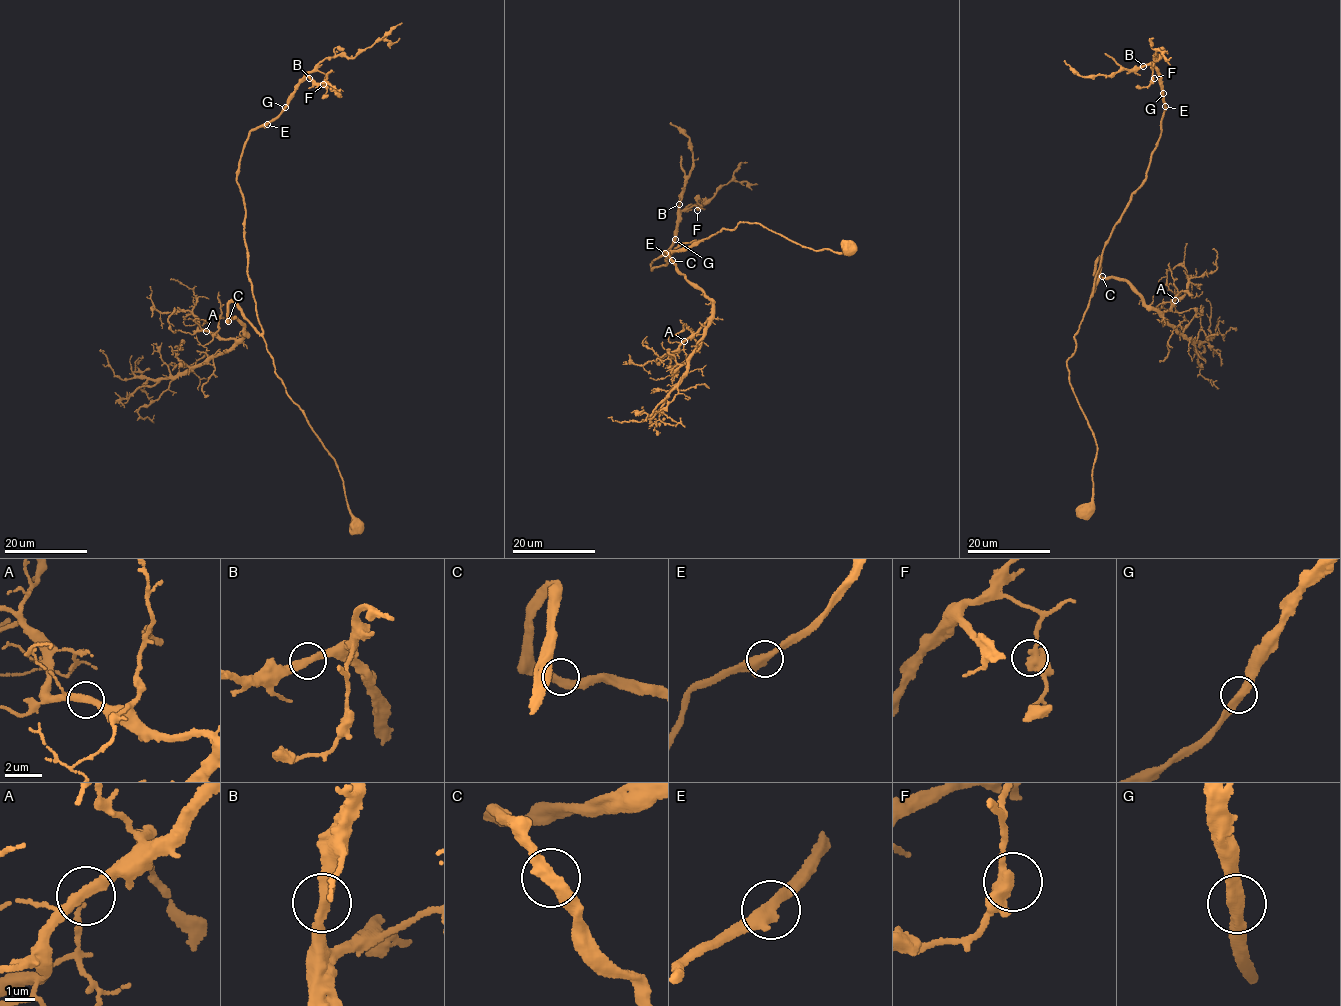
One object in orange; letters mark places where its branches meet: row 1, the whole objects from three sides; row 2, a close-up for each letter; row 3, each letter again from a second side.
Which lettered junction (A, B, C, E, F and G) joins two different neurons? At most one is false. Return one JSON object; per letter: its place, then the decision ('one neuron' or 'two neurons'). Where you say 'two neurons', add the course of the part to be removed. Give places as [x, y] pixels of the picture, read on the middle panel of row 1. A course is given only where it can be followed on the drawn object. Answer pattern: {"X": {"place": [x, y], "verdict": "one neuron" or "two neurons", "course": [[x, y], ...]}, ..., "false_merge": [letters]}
{"A": {"place": [684, 341], "verdict": "one neuron"}, "B": {"place": [679, 204], "verdict": "one neuron"}, "C": {"place": [672, 260], "verdict": "one neuron"}, "E": {"place": [665, 253], "verdict": "one neuron"}, "F": {"place": [697, 210], "verdict": "one neuron"}, "G": {"place": [675, 239], "verdict": "one neuron"}, "false_merge": []}

